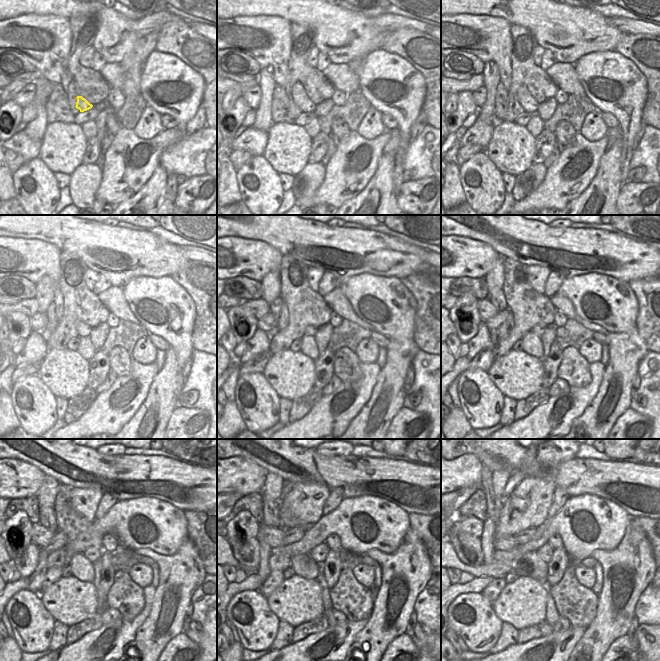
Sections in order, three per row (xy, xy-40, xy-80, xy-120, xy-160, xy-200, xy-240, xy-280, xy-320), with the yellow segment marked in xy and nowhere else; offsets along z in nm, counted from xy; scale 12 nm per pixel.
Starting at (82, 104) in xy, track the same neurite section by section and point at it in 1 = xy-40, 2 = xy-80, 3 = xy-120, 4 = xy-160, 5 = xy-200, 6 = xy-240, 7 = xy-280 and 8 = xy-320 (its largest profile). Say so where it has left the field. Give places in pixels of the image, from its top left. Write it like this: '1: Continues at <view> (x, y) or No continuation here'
1: Continues at xy-40 (306, 105)
2: Continues at xy-80 (530, 105)
3: Continues at xy-120 (83, 329)
4: Continues at xy-160 (309, 330)
5: Continues at xy-200 (538, 329)
6: Continues at xy-240 (92, 553)
7: Continues at xy-280 (318, 554)
8: Continues at xy-320 (545, 552).

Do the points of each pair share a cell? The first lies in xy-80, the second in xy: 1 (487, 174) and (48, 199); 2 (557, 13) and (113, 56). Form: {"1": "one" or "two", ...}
{"1": "one", "2": "one"}

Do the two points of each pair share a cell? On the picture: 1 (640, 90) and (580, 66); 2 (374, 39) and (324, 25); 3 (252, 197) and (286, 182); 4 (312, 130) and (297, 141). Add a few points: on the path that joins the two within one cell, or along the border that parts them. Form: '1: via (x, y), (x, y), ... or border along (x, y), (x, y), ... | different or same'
1: via (625, 84), (619, 79), (610, 78), (595, 71) | same
2: via (362, 38), (343, 35), (336, 28) | same
3: border along (278, 174), (281, 187), (284, 190) | different
4: border along (303, 127), (311, 138) | different

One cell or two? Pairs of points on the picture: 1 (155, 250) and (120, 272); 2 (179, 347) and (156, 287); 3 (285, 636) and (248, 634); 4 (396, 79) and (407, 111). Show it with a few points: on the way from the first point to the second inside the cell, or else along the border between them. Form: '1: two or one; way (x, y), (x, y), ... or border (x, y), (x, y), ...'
1: one; way (146, 255), (129, 270)
2: one; way (183, 331), (185, 313), (180, 306), (172, 302)
3: two; border (280, 620), (277, 626), (277, 634), (268, 649)
4: one; way (405, 83), (407, 85), (407, 102)

